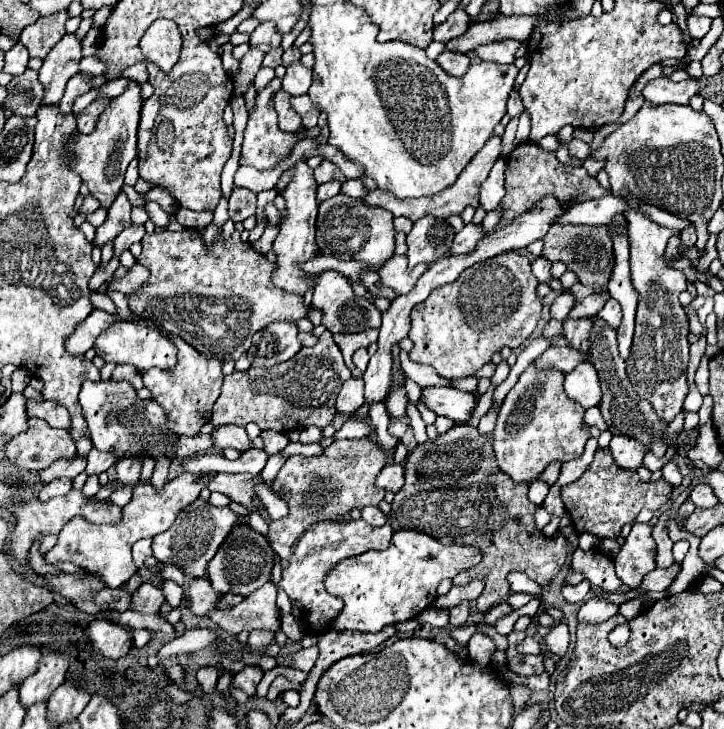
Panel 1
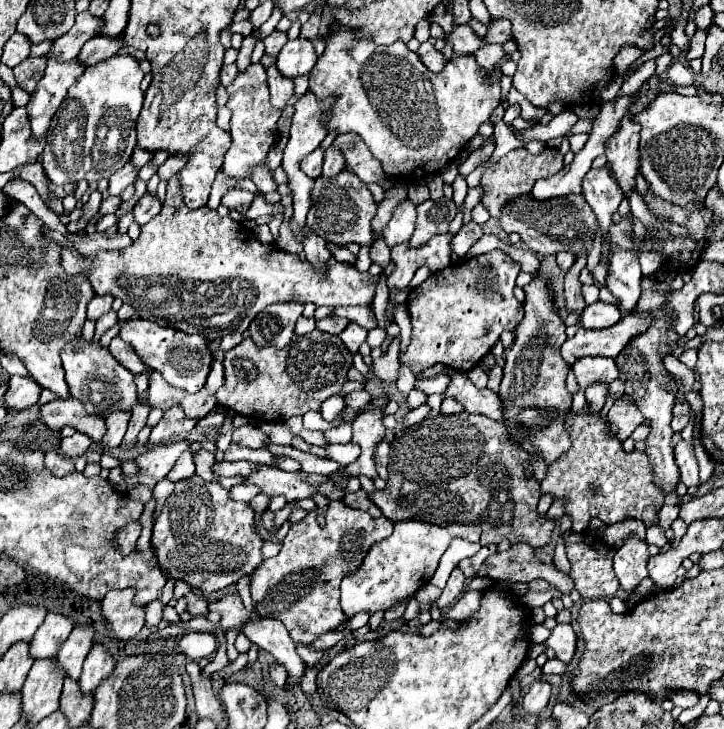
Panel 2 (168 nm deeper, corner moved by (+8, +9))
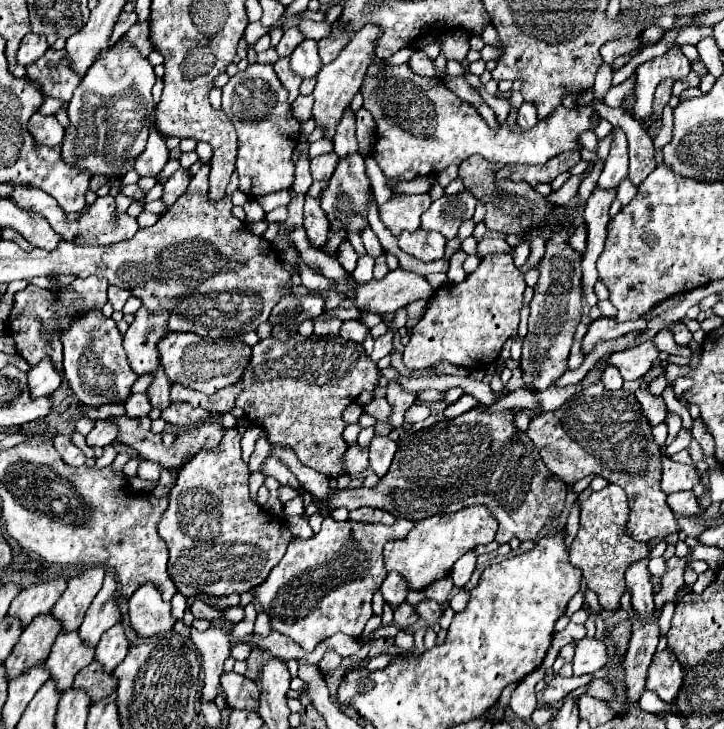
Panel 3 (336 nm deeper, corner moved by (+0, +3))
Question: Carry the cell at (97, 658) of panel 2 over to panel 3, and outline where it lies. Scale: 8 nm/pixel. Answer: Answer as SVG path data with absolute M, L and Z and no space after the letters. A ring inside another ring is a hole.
M122 619L116 623L116 627L110 627L98 647L96 647L96 661L104 667L104 671L112 673L116 669L116 665L126 657L128 653L128 639L126 639L126 633L124 633L124 625L122 625Z

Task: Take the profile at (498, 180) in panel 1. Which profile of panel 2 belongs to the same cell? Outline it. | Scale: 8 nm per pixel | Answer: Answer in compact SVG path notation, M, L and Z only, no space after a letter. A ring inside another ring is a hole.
M478 185L478 187L470 187L470 189L468 189L468 195L466 195L466 199L464 199L464 205L462 205L460 209L474 209L474 207L482 201L482 197L484 197L484 189L482 189L482 185Z

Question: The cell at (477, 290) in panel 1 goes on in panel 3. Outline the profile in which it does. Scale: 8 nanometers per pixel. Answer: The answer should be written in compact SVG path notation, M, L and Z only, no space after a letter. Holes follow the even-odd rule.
M510 253L484 257L464 283L436 289L426 315L412 329L412 337L404 347L404 365L408 369L426 369L438 361L450 361L470 371L486 371L498 359L504 341L518 331L524 289L524 277L514 267Z

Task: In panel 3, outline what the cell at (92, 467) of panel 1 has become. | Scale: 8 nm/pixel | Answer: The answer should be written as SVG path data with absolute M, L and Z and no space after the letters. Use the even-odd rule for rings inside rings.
M132 393L126 399L126 415L128 417L144 417L150 413L150 399L148 393Z

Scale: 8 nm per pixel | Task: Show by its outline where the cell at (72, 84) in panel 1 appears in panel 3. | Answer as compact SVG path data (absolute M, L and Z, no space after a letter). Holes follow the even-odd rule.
M148 21L132 25L130 31L124 35L124 39L130 41L134 47L138 47L138 51L140 51L142 55L146 55L146 57L154 51L152 41L150 41L150 27L148 27Z

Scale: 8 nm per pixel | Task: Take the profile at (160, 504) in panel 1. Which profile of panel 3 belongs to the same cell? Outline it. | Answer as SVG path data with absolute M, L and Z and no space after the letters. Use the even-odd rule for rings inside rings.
M272 457L272 459L268 459L266 461L266 467L264 467L264 475L272 475L272 477L276 477L282 485L288 485L288 487L292 487L292 489L296 489L296 487L302 487L302 483L298 481L298 477L280 461L280 459L276 459L276 457Z

